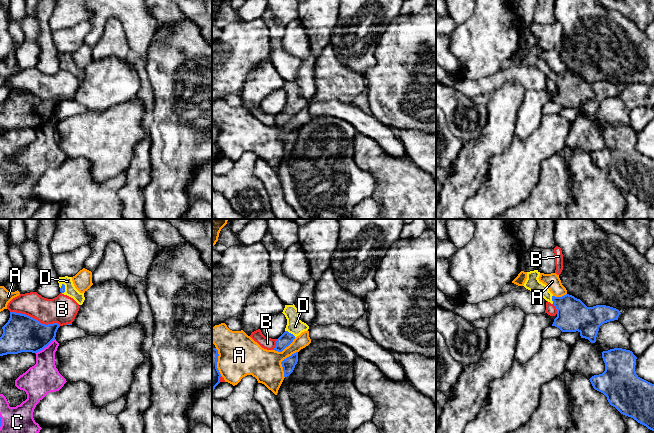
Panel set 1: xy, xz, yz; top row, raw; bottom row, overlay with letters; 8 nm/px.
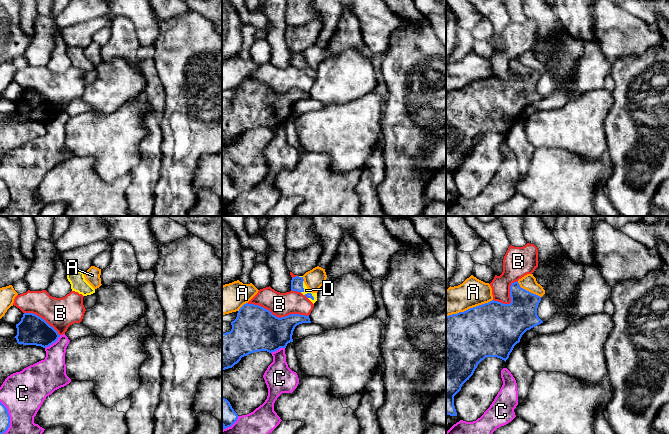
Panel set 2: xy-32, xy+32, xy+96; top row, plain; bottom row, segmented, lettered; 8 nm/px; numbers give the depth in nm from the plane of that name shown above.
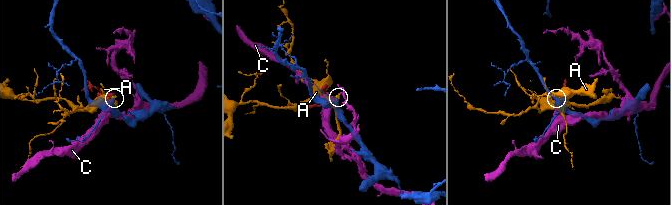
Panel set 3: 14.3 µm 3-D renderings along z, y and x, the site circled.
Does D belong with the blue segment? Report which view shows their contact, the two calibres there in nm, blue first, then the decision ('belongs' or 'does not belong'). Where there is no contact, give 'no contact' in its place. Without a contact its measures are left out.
xz | 100/140 nm | belongs

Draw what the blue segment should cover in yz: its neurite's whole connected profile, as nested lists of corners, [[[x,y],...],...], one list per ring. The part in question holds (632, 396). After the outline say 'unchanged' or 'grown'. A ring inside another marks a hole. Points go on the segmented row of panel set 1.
[[[614,348],[602,352],[605,371],[589,380],[593,388],[603,393],[609,404],[621,414],[631,417],[638,423],[654,431],[654,384],[640,378],[635,371],[637,357],[632,351]]]; unchanged

